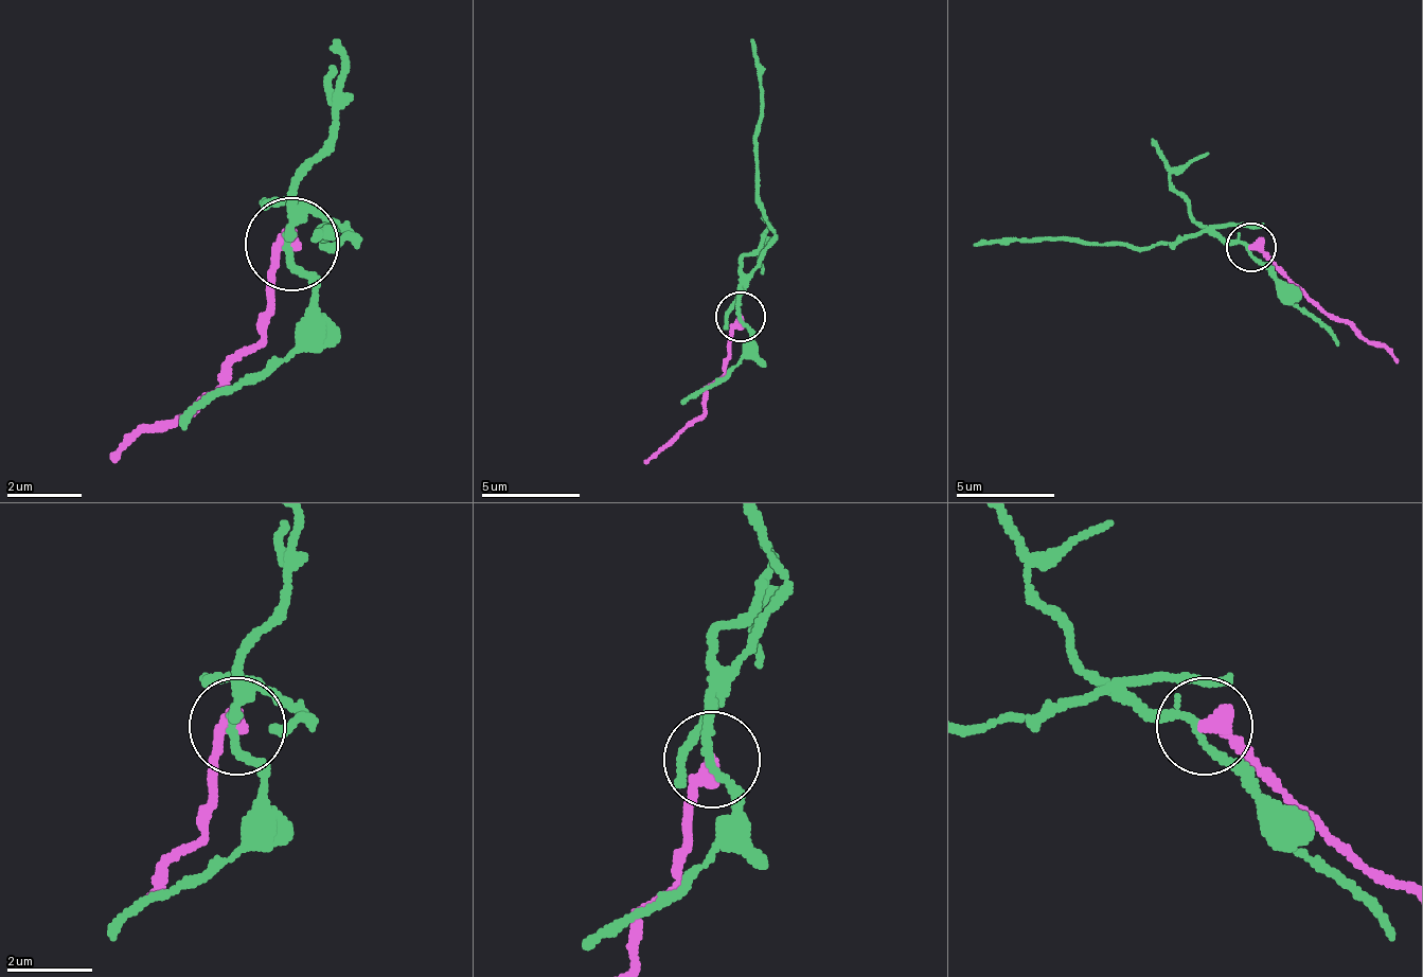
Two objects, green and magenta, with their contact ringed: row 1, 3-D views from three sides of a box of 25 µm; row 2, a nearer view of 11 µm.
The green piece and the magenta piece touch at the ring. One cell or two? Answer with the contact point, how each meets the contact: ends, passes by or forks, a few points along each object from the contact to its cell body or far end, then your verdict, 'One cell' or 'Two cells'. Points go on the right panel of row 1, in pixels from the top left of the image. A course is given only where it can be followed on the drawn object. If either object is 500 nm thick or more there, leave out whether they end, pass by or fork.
Place: (1250, 247). At the ring green passes by. At the ring magenta ends. Course of green: (1247, 248), (1208, 233), (1173, 243), (999, 238), (975, 243). Course of magenta: (1252, 248), (1395, 362). Two cells

